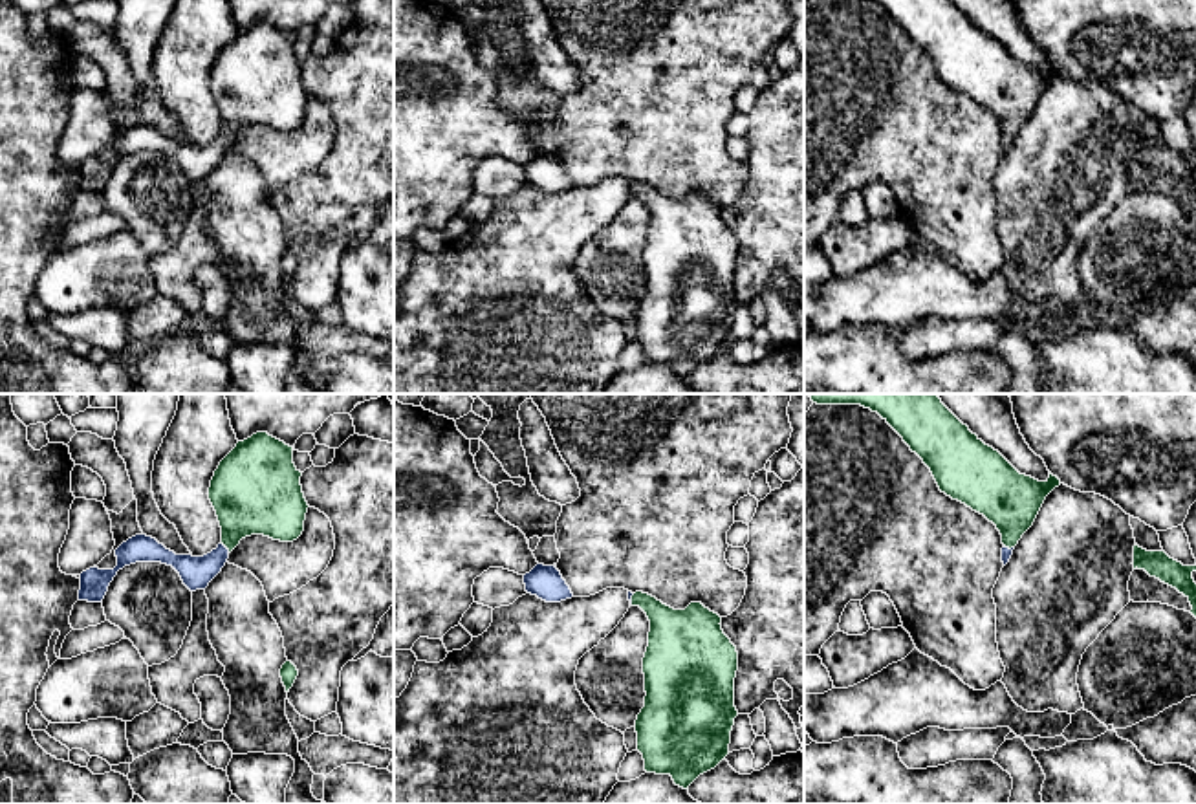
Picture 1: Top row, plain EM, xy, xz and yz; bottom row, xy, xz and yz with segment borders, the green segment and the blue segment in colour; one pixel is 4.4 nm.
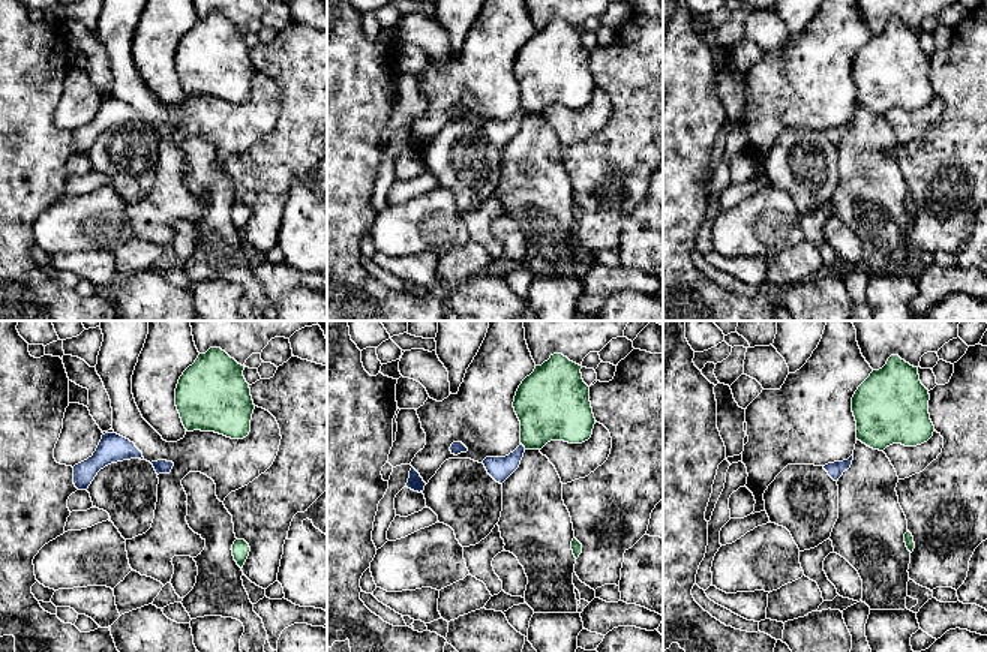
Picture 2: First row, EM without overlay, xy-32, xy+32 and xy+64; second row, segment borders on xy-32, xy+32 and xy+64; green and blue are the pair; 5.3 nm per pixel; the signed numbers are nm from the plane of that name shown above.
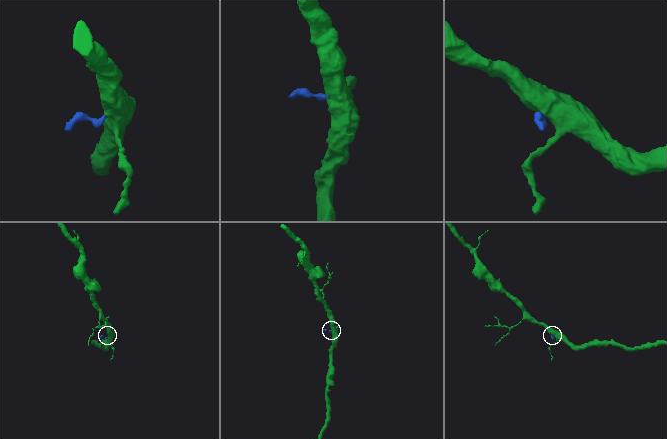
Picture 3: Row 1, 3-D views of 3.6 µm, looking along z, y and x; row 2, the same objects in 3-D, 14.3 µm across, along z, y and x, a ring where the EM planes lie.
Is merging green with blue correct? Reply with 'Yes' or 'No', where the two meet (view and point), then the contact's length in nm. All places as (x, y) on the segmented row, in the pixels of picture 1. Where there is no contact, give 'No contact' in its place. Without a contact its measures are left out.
Yes. Touches green at xy (226, 546). Shared border 60 nm

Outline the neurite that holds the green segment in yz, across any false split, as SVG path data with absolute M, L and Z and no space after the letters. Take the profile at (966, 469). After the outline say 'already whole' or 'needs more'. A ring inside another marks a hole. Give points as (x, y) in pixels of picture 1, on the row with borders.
M810 394L817 405L861 405L877 412L930 469L941 493L984 515L1002 535L1002 562L1033 526L1046 496L1060 485L1049 473L1046 482L1020 474L998 451L969 430L936 394Z; needs more

